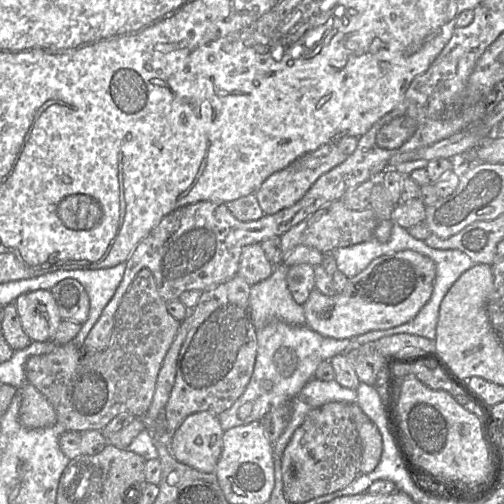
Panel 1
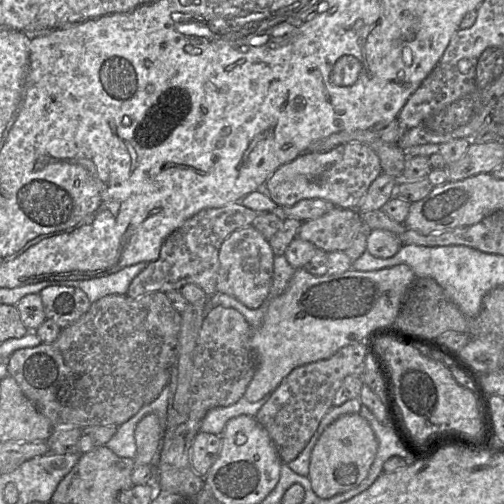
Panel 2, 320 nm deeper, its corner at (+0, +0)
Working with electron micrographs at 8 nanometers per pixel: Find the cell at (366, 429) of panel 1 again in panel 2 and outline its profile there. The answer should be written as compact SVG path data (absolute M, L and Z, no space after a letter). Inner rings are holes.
M360 413L340 416L324 430L311 453L308 477L316 495L329 499L358 487L367 478L377 450L375 433Z

